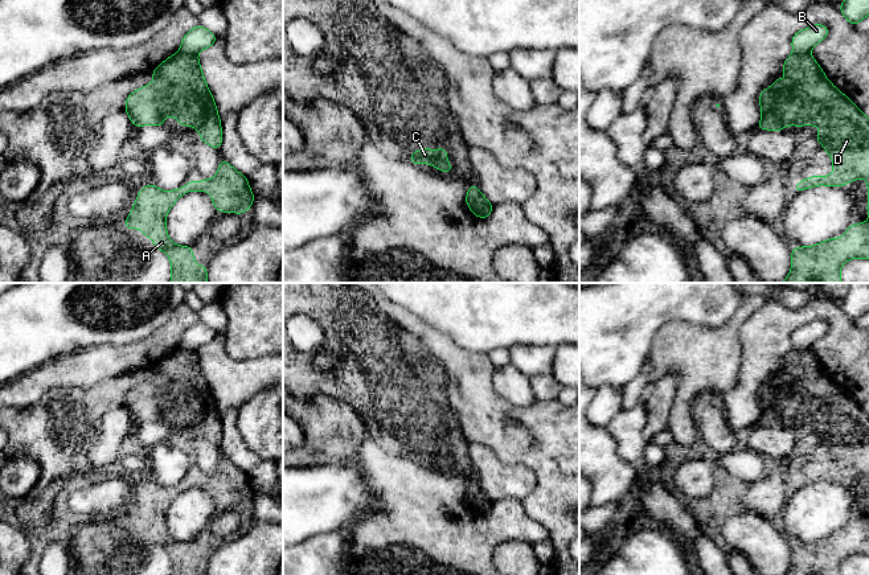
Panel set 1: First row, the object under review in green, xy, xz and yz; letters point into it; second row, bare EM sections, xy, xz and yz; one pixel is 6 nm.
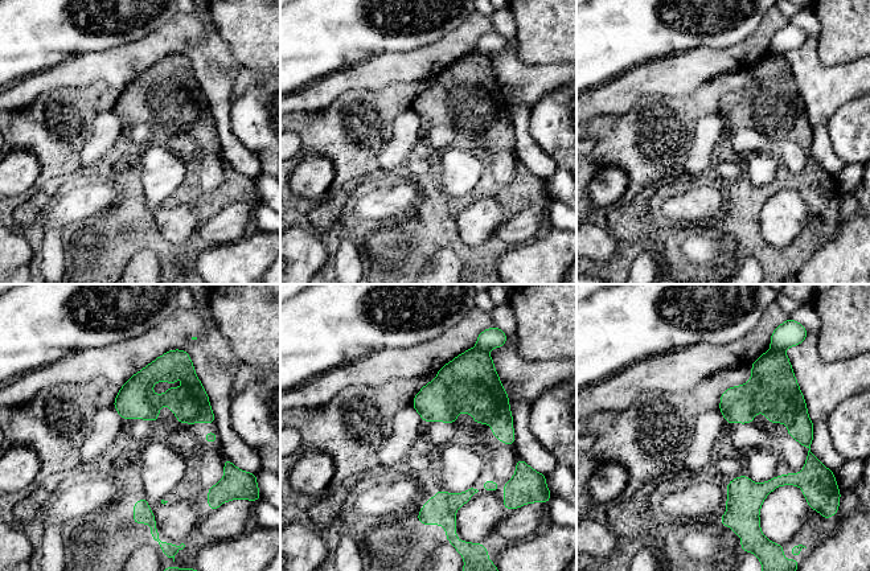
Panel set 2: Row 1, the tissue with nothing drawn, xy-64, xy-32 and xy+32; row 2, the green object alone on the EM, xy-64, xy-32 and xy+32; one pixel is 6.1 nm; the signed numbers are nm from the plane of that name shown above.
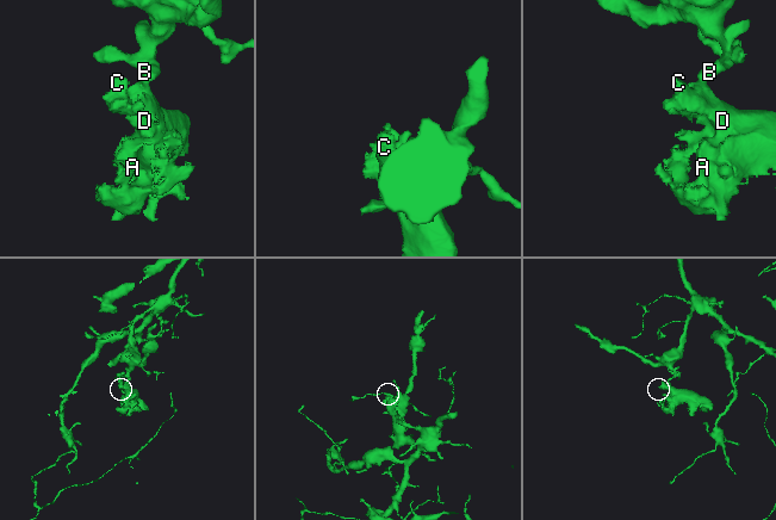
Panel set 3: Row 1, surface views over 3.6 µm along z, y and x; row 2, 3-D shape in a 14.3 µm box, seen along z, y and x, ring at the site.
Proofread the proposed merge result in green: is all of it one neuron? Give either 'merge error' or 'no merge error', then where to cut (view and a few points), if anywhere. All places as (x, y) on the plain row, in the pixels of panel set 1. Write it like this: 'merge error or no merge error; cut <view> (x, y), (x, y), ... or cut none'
merge error; cut xy (179, 346), (196, 352)

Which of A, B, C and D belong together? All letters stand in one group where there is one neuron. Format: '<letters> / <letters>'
A C D / B

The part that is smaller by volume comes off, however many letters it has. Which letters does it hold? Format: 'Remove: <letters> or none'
Remove: A, C, D

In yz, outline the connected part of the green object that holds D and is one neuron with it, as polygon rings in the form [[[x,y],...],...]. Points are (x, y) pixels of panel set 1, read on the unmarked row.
[[[792,349],[783,360],[783,370],[788,373],[787,382],[778,386],[783,381],[782,371],[779,371],[772,382],[765,385],[759,391],[762,415],[758,424],[780,428],[784,422],[819,422],[820,430],[815,435],[825,444],[827,451],[832,452],[833,461],[832,472],[803,475],[794,482],[795,488],[817,481],[841,484],[864,473],[868,479],[866,509],[869,510],[869,414],[828,377],[809,349]]]

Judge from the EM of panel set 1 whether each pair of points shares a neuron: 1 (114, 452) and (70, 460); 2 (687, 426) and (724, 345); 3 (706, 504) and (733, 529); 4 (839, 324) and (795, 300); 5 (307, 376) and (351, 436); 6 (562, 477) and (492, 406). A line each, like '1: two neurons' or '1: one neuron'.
1: two neurons
2: one neuron
3: two neurons
4: two neurons
5: two neurons
6: one neuron

